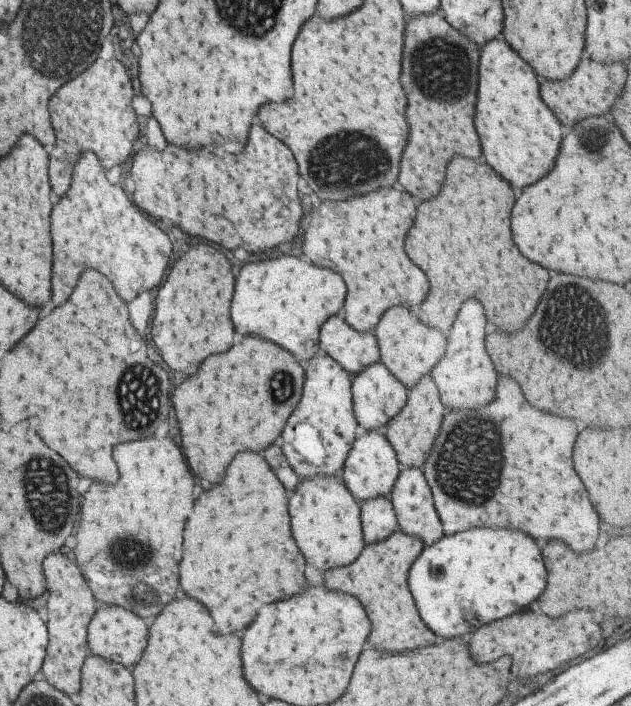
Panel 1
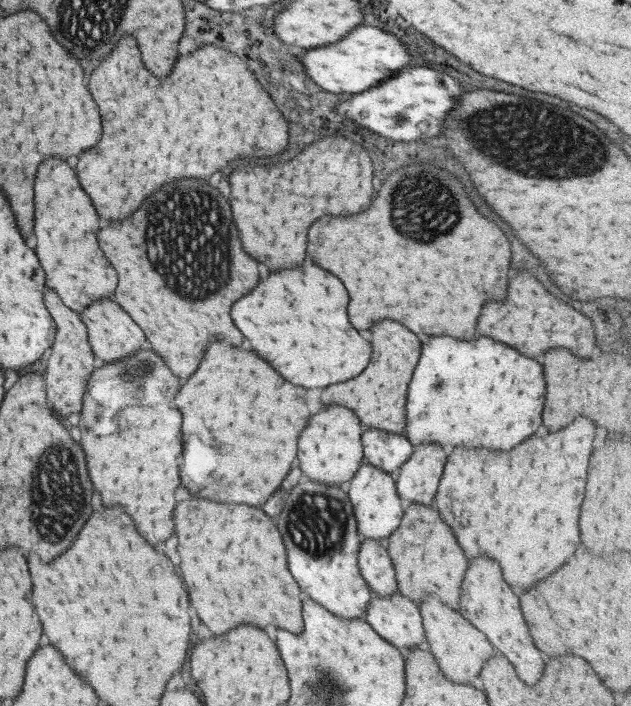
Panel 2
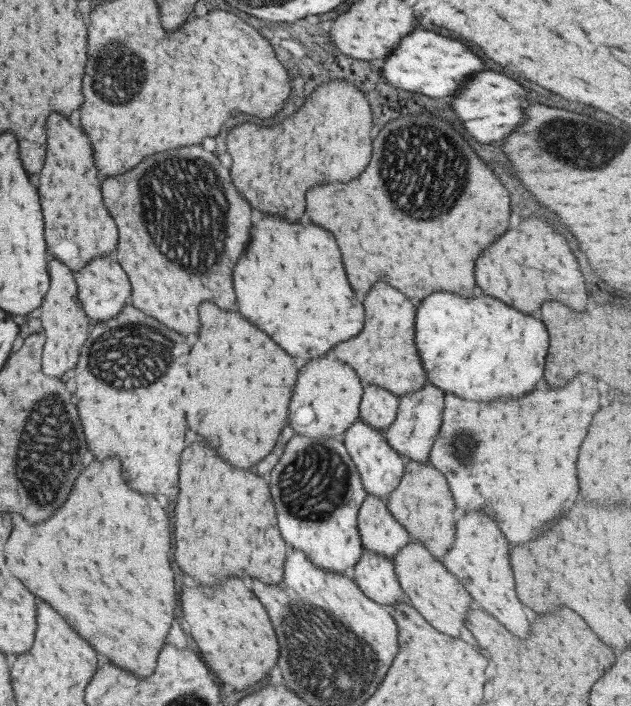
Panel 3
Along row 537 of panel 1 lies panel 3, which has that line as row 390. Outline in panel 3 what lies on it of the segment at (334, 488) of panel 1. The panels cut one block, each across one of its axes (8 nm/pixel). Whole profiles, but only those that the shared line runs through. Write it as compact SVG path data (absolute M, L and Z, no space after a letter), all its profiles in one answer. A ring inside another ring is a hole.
M319 356L307 360L301 372L297 372L293 394L289 400L289 426L297 434L305 434L309 438L341 438L343 431L349 429L358 418L363 392L363 385L359 382L355 371L335 358Z

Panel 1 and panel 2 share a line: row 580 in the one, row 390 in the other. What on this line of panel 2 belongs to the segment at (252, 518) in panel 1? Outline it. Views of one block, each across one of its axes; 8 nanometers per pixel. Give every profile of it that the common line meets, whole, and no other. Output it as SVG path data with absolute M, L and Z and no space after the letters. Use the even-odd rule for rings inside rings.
M211 342L201 358L201 366L197 366L195 374L179 388L175 398L177 410L181 410L181 430L185 430L179 466L181 484L193 496L209 498L213 502L261 506L279 488L279 482L287 476L291 462L295 460L297 438L309 420L303 392L303 388L285 382L255 354Z

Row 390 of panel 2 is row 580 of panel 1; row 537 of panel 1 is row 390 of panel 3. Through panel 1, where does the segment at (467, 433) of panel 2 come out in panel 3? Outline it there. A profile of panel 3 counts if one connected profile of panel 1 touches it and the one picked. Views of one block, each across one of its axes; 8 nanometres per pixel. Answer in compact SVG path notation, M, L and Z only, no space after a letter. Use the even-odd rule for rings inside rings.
M433 292L417 304L414 341L426 382L443 394L453 393L467 400L491 400L529 392L543 374L543 352L547 350L547 332L537 318L521 314L491 296L463 298L451 292Z

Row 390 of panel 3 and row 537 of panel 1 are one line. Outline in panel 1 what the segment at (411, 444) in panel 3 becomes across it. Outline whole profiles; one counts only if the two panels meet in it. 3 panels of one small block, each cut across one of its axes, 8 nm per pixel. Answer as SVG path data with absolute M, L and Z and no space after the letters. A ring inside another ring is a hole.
M401 467L393 488L390 490L389 499L394 510L397 530L421 539L425 547L437 542L443 536L440 520L431 504L431 492L427 488L421 469Z

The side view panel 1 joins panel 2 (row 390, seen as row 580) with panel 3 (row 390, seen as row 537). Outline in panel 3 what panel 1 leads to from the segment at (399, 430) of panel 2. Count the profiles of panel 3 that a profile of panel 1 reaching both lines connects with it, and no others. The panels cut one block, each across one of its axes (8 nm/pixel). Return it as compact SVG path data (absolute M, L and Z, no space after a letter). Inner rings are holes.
M375 282L363 296L363 308L365 308L363 330L353 338L335 344L333 356L353 366L351 369L359 376L363 386L385 387L397 398L405 393L421 389L426 380L421 359L415 349L413 336L415 308L413 304L393 286L385 282Z

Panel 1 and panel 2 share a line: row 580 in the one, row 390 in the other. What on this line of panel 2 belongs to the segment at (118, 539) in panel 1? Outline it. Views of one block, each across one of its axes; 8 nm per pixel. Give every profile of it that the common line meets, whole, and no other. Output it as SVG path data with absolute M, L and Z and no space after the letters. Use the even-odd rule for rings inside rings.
M147 346L142 347L135 356L115 362L113 366L107 364L99 370L95 367L85 387L83 408L77 422L87 472L101 502L105 506L119 504L131 516L135 530L151 546L167 540L173 532L171 510L175 506L175 488L179 484L177 466L181 458L181 416L171 402L177 388L179 380L167 370L163 360L149 352ZM151 420L157 424L155 430L159 430L159 434L153 434L153 440L147 440L145 426L151 424Z

